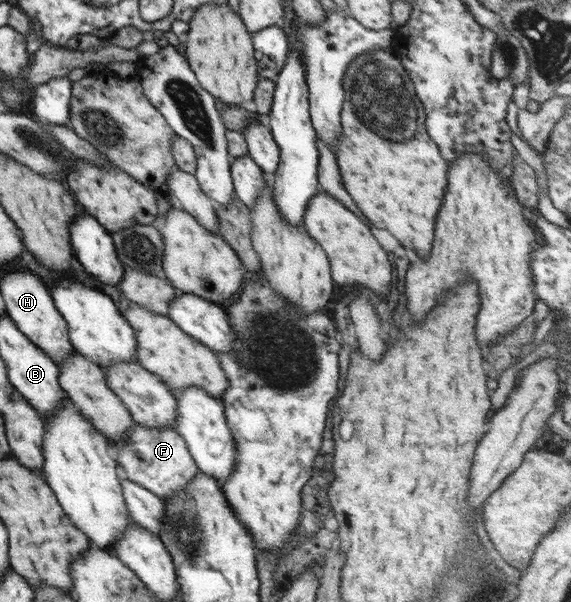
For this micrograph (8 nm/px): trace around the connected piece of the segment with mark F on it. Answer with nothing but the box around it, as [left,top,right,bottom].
[115,424,199,500]

